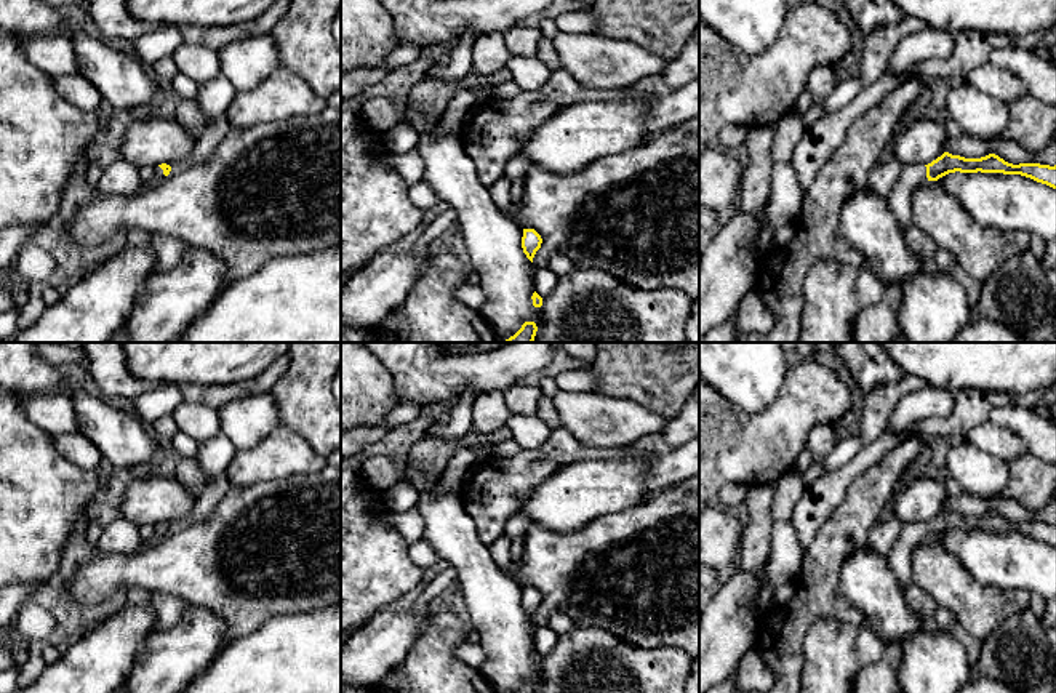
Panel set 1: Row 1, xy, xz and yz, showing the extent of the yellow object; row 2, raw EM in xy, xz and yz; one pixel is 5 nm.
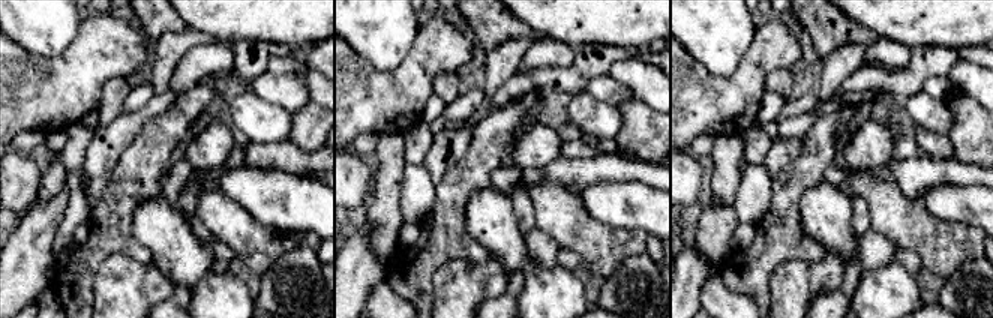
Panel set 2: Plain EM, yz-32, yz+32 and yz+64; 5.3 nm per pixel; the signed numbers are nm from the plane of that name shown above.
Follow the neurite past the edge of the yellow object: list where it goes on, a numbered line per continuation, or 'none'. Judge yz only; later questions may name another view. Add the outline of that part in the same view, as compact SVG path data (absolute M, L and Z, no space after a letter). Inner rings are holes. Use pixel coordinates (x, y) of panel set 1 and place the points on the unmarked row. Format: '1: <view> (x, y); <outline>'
1: yz (900, 556); M906 523L901 536L894 543L888 555L888 565L898 578L899 584L906 589L910 586L910 551L917 543L928 539L925 523Z

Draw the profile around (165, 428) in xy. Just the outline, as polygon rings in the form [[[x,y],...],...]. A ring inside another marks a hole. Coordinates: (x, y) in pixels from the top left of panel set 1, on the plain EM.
[[[171,415],[157,419],[149,427],[155,434],[155,437],[160,443],[171,442],[174,439],[174,435],[179,432]]]

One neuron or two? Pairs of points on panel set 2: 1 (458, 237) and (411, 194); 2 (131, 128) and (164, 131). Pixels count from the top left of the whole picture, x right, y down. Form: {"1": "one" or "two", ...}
{"1": "two", "2": "two"}

